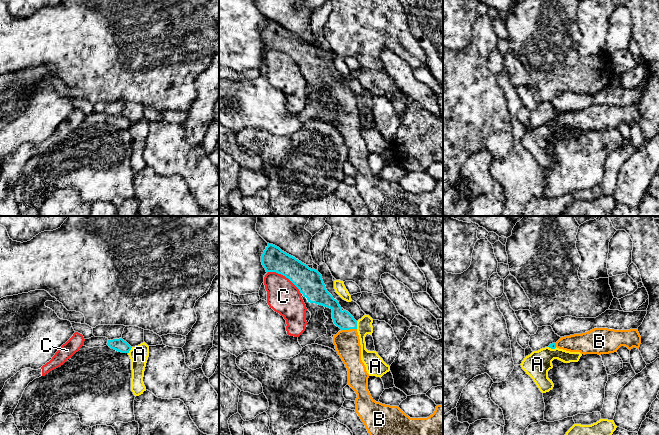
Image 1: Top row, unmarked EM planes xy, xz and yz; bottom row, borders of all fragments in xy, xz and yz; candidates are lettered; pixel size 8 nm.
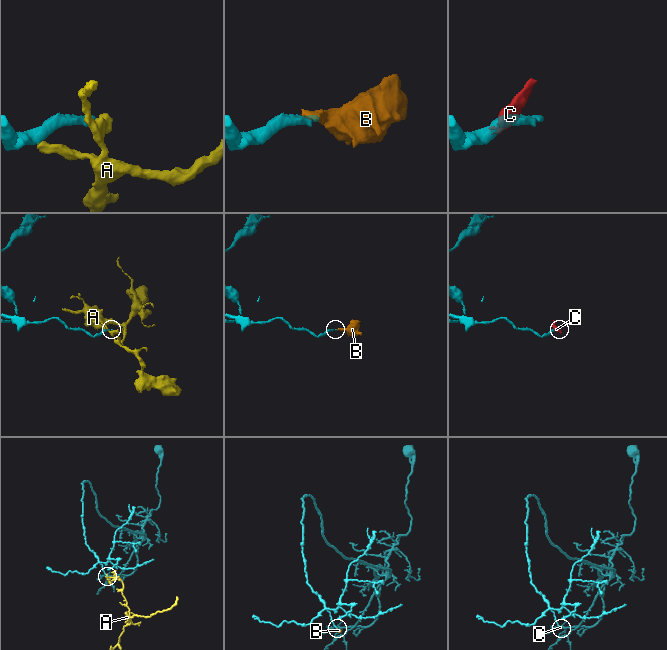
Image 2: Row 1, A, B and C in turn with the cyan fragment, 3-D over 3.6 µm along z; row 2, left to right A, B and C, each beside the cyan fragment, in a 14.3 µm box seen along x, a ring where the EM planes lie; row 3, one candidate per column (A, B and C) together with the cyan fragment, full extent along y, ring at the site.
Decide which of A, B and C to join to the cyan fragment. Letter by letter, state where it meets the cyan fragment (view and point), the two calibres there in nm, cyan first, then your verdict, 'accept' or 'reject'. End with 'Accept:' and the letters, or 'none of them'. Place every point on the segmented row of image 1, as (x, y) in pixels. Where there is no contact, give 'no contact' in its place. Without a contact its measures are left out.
A: meets cyan in xz at (356, 325); 150 nm thick on the cyan side, 130 nm on the other; reject
B: meets cyan in xz at (348, 329); 150 nm thick on the cyan side, 200 nm on the other; accept
C: meets cyan in xz at (285, 276); 220 nm thick on the cyan side, 260 nm on the other; reject
Accept: B

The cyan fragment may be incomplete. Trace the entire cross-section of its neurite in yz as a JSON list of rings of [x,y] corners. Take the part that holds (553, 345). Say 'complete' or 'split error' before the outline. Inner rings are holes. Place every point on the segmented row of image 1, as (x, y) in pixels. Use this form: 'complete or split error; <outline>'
split error; [[[594,328],[582,334],[574,334],[560,338],[556,343],[550,344],[548,347],[555,349],[563,349],[570,352],[580,352],[581,354],[609,354],[617,352],[621,346],[631,350],[633,347],[639,349],[641,344],[641,336],[637,329],[630,330],[614,330],[608,328]]]

